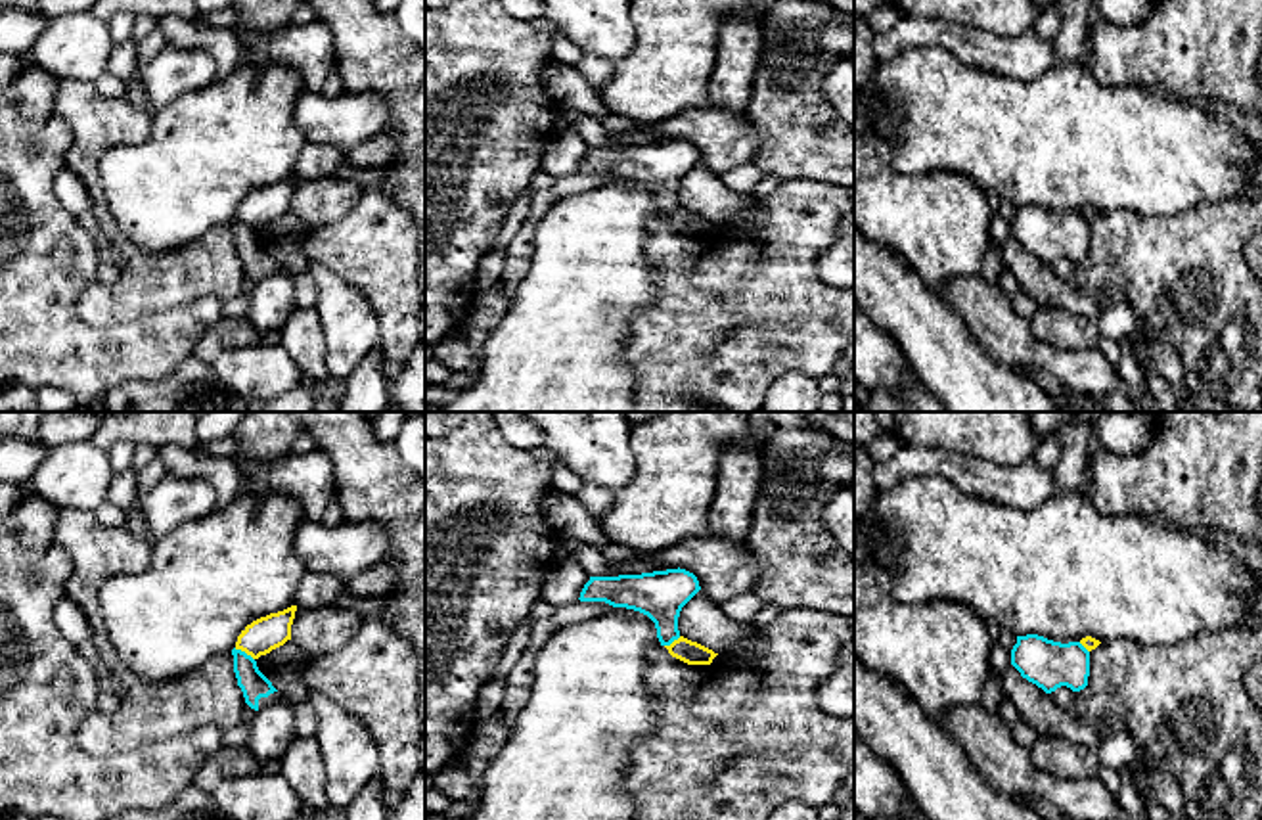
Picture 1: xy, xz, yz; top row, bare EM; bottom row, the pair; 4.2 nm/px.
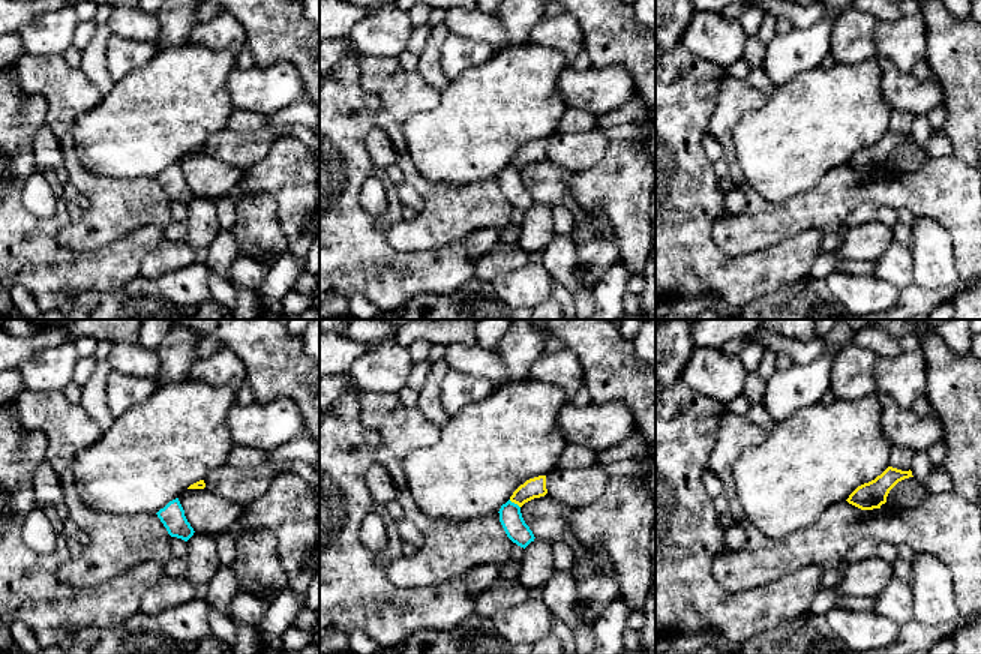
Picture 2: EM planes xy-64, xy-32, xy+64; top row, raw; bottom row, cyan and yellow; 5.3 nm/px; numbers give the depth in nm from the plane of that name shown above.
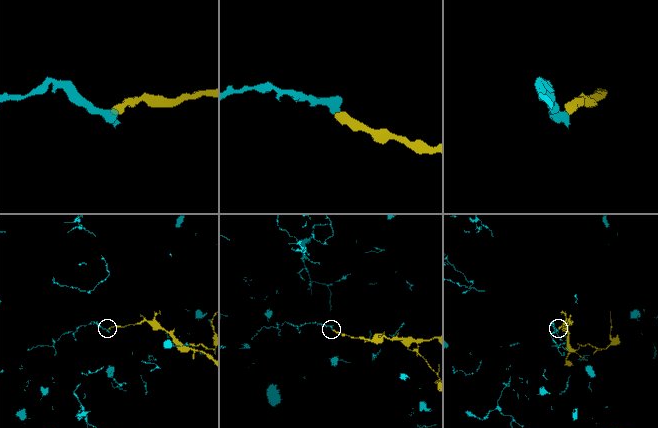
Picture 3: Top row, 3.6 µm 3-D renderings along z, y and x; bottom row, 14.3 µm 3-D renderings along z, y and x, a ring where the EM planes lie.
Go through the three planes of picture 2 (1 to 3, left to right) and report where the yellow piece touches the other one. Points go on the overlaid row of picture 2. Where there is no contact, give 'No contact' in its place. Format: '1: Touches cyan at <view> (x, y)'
1: No contact
2: Touches cyan at xy-32 (513, 503)
3: No contact

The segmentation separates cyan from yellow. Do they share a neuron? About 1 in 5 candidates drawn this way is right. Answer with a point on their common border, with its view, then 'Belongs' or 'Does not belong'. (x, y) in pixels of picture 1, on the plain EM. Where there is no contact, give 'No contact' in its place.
Touches cyan at xy (244, 223). Does not belong

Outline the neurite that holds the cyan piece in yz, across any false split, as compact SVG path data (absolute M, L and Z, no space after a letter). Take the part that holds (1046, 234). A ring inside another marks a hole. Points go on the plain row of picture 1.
M1038 205L1017 207L1011 236L1046 264L1061 257L1080 262L1088 257L1090 222L1080 213L1053 213Z

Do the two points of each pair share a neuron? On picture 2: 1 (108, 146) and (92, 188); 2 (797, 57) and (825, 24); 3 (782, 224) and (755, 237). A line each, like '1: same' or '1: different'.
1: different
2: same
3: same

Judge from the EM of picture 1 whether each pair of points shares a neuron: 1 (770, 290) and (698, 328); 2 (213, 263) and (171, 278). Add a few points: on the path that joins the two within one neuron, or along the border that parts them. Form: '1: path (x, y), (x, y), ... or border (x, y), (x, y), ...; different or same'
1: path (753, 307), (740, 320), (715, 328); same
2: path (203, 267), (180, 274); same

